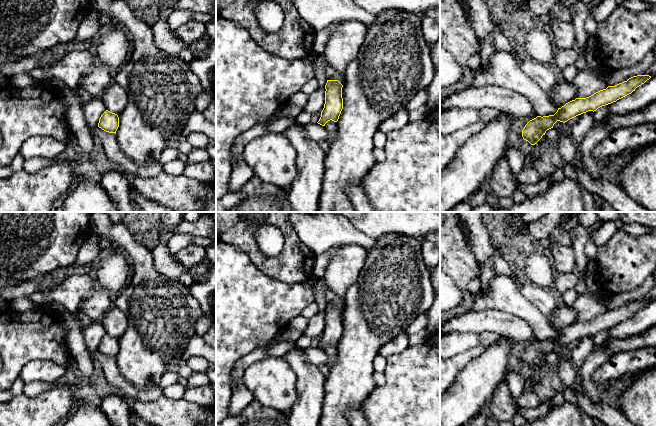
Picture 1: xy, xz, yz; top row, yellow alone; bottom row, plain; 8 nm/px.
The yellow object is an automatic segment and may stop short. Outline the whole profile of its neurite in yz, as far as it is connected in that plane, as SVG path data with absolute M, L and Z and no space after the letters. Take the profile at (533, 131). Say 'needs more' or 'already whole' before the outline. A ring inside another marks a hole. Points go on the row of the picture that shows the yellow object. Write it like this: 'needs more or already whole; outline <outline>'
already whole; outline M637 75L629 78L627 81L619 83L615 86L608 86L606 89L600 90L586 98L576 98L558 108L554 115L537 116L530 120L522 130L522 137L531 145L535 145L546 131L553 128L557 121L567 122L568 120L586 113L588 111L596 111L598 108L616 102L617 100L631 94L635 89L647 80L649 75Z

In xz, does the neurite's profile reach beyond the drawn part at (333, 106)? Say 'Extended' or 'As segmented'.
As segmented

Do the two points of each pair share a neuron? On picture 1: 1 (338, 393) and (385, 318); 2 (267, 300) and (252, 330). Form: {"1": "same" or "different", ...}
{"1": "same", "2": "same"}

